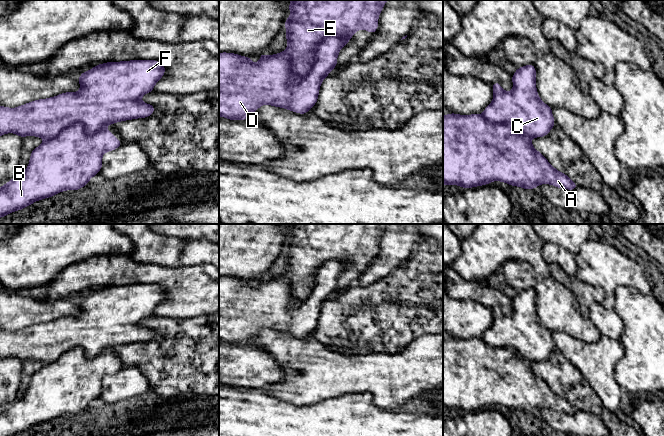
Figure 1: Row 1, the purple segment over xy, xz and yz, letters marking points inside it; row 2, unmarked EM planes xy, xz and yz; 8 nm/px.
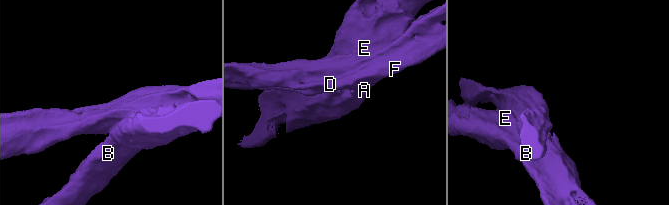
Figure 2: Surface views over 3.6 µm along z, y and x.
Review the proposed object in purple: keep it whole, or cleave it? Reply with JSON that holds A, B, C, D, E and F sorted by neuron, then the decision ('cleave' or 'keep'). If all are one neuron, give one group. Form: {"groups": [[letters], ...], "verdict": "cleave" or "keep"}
{"groups": [["A", "B", "E"], ["C", "D", "F"]], "verdict": "cleave"}

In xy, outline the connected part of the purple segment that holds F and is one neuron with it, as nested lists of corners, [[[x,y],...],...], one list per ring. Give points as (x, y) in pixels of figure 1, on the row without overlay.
[[[130,284],[106,286],[81,297],[77,303],[81,309],[78,316],[66,316],[57,320],[31,325],[16,332],[0,330],[0,360],[15,357],[50,364],[72,348],[82,348],[88,359],[102,355],[116,346],[146,342],[155,332],[143,327],[141,321],[153,316],[155,308],[165,298],[165,290],[156,284]]]

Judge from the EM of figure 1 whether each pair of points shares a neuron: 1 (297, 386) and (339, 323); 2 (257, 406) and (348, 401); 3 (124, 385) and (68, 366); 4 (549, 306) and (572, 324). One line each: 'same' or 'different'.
1: different
2: same
3: same
4: same

